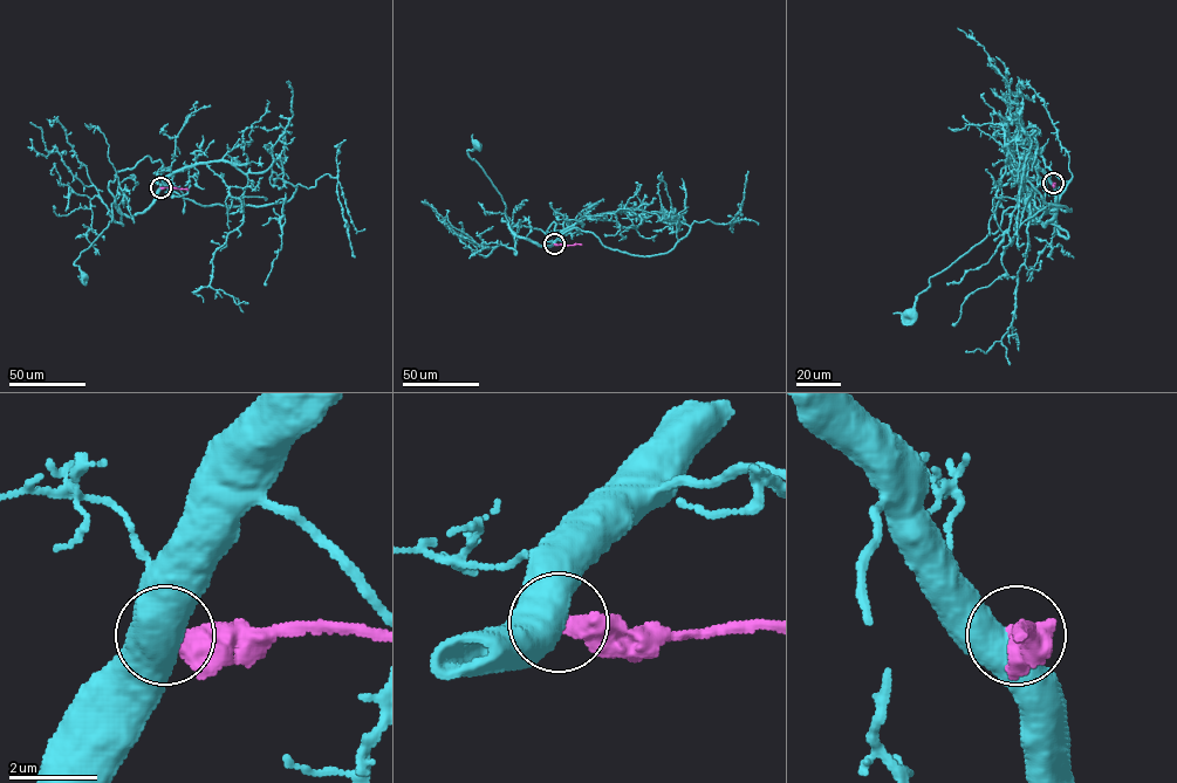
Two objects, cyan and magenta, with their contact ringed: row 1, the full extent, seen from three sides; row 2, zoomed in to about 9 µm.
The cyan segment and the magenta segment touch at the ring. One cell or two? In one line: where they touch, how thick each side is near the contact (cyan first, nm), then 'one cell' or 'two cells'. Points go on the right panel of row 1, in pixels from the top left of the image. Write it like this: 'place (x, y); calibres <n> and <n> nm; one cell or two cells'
place (1053, 183); calibres 750 and 500 nm; two cells

